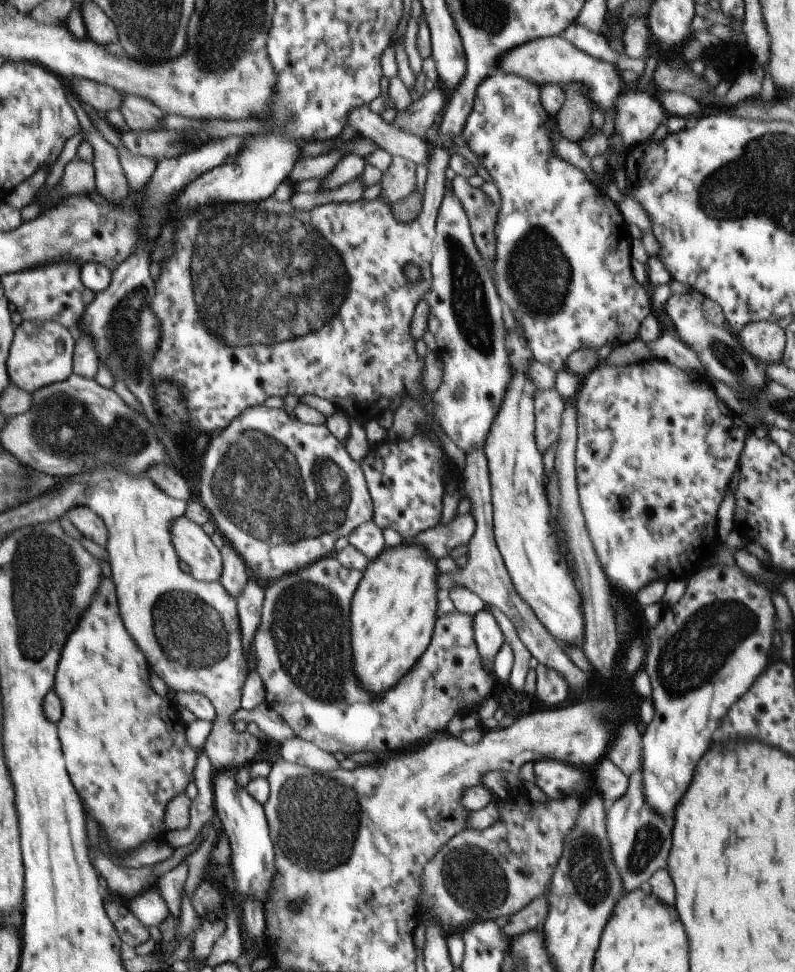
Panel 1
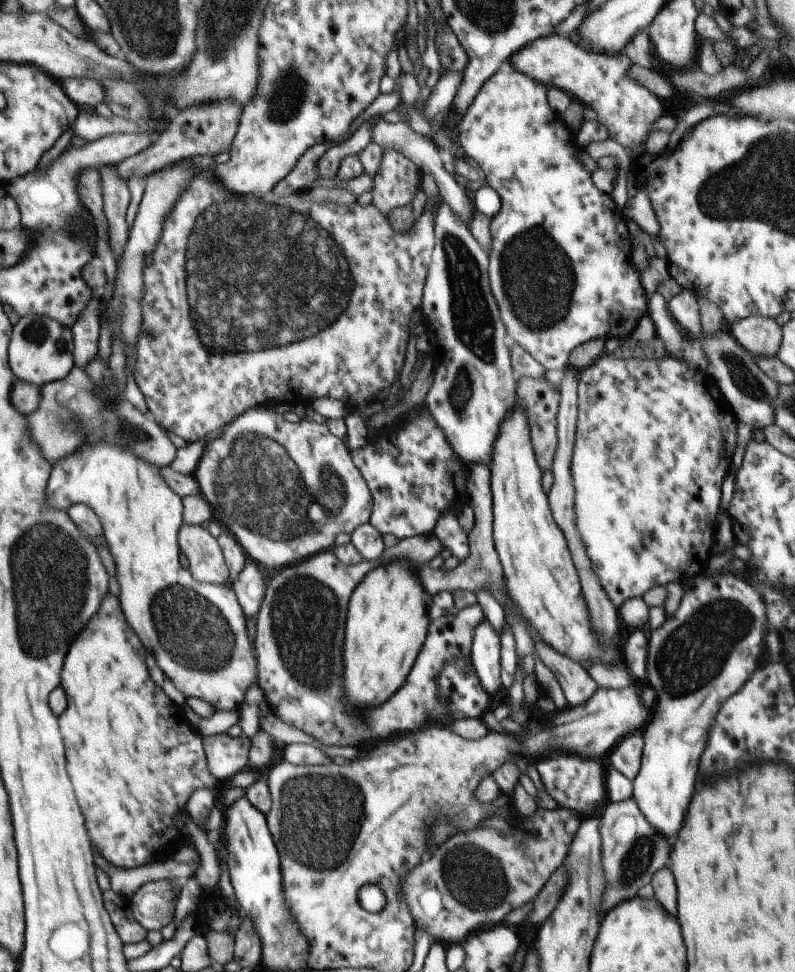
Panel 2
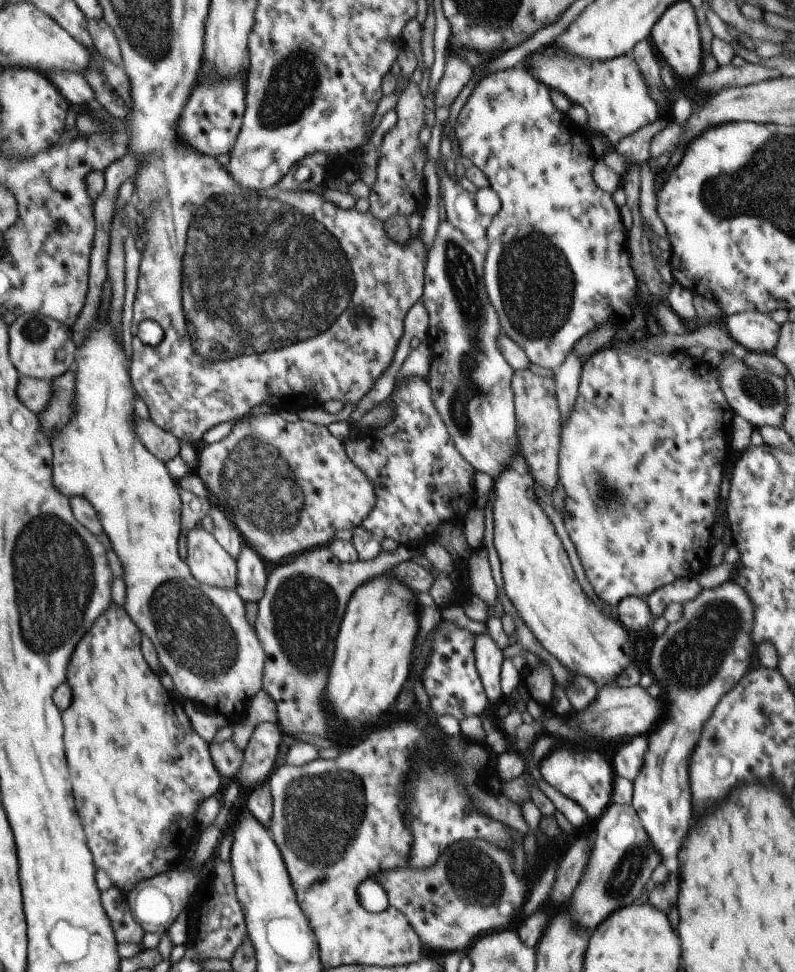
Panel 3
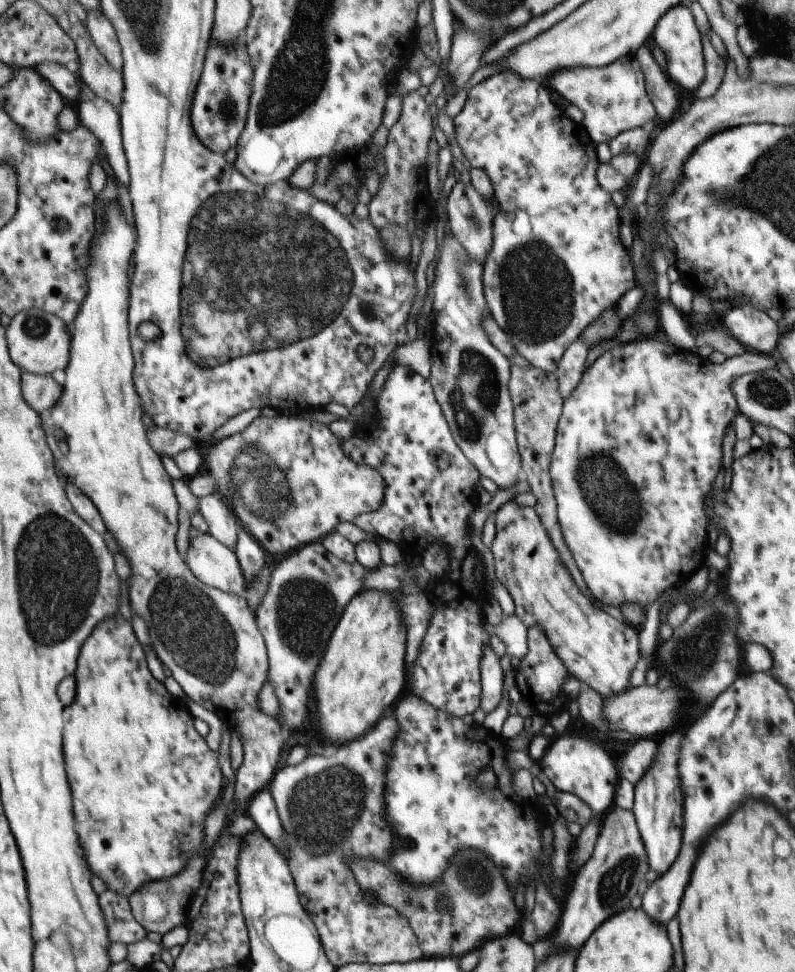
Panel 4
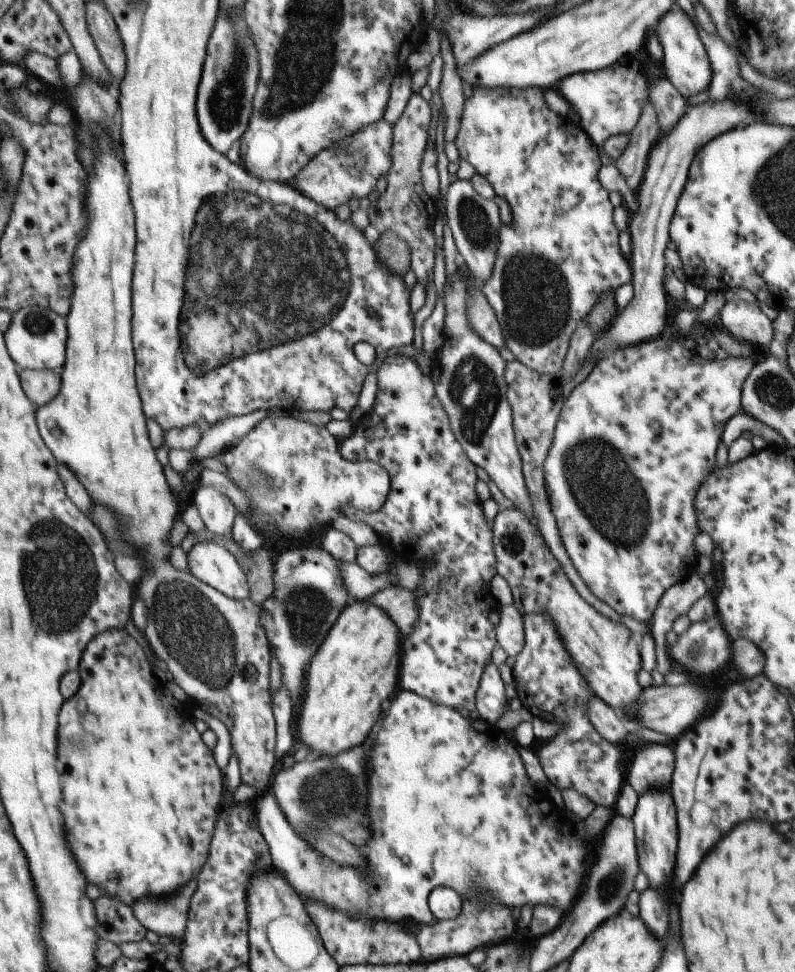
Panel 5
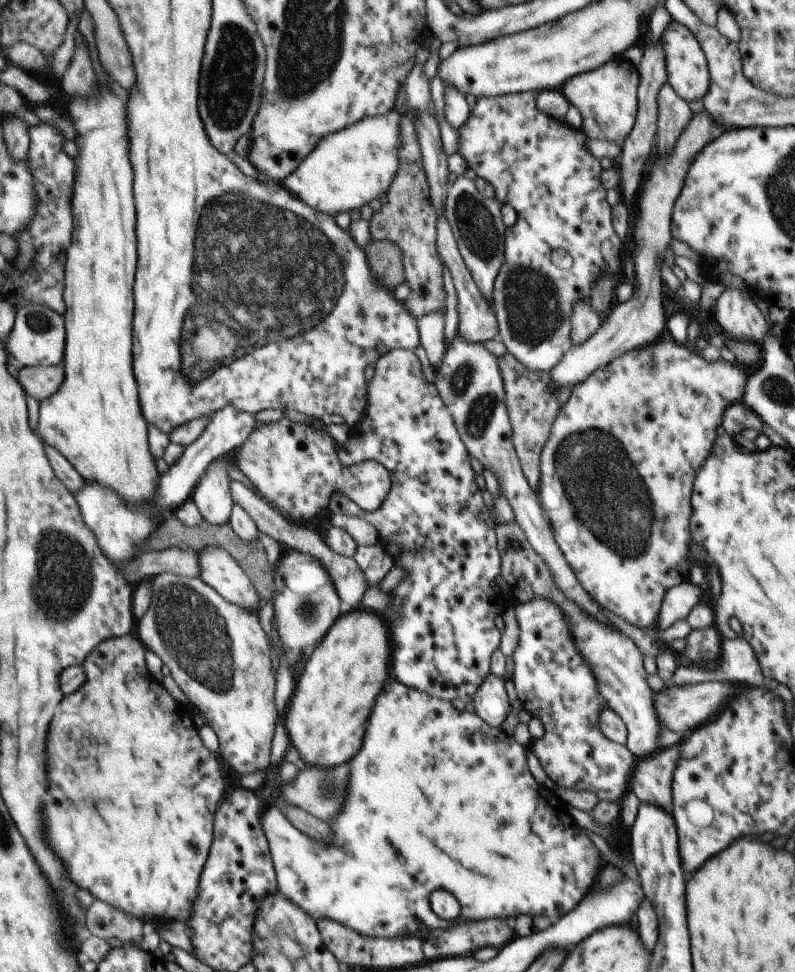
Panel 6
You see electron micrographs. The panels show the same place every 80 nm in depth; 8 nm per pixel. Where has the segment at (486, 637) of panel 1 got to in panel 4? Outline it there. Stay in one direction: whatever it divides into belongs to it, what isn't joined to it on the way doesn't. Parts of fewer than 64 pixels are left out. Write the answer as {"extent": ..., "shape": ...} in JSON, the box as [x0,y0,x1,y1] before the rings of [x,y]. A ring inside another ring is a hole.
{"extent":[478,644,502,714],"shape":[[[489,644],[483,645],[479,661],[480,672],[480,705],[478,706],[486,714],[493,710],[499,700],[502,691],[502,672],[499,665],[499,657]]]}

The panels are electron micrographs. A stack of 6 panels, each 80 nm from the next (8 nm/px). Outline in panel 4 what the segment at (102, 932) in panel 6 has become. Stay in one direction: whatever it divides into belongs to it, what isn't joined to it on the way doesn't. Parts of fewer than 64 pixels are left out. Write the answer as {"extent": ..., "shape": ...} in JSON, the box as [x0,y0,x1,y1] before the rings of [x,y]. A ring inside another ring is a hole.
{"extent":[99,890,147,945],"shape":[[[105,890],[103,894],[99,894],[99,906],[105,916],[111,942],[123,942],[128,945],[145,939],[147,931],[133,918],[125,895]]]}

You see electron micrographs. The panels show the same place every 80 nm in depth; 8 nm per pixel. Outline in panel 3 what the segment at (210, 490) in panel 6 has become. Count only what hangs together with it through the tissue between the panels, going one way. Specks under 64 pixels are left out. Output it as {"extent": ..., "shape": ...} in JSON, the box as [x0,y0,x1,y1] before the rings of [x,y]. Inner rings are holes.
{"extent":[207,501,243,562],"shape":[[[210,501],[210,508],[207,515],[213,520],[212,535],[221,545],[221,548],[236,562],[243,540],[230,517],[226,517],[220,510]]]}

